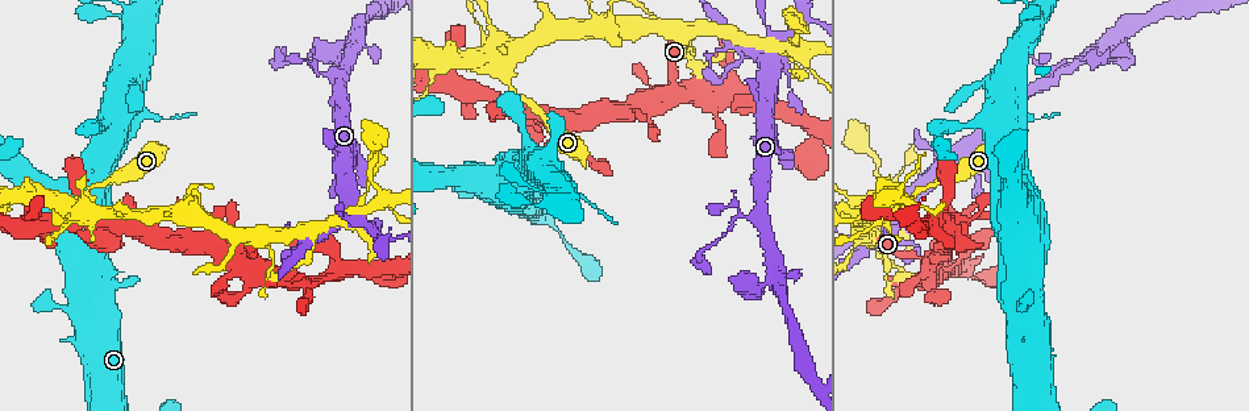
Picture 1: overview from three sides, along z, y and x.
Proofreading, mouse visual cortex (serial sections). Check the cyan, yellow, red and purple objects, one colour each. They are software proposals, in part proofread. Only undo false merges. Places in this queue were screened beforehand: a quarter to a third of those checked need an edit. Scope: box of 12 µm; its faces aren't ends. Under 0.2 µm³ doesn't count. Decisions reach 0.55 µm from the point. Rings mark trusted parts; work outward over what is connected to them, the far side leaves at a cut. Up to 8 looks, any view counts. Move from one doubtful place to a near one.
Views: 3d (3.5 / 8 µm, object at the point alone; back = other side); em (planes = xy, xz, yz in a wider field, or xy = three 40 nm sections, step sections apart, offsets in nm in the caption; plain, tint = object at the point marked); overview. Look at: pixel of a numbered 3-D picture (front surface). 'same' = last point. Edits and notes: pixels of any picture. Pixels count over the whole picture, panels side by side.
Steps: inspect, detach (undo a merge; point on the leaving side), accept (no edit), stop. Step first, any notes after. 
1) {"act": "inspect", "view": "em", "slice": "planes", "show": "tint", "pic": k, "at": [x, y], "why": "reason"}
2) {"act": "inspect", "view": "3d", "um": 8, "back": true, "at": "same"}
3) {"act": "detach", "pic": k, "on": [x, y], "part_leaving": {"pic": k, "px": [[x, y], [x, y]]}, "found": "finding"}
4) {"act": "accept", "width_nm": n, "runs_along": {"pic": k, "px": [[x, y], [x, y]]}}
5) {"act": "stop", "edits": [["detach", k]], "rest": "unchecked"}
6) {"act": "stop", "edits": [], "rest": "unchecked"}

{"act": "inspect", "view": "3d", "um": 3.5, "pic": 1, "at": [653, 25], "why": "arms part here"}

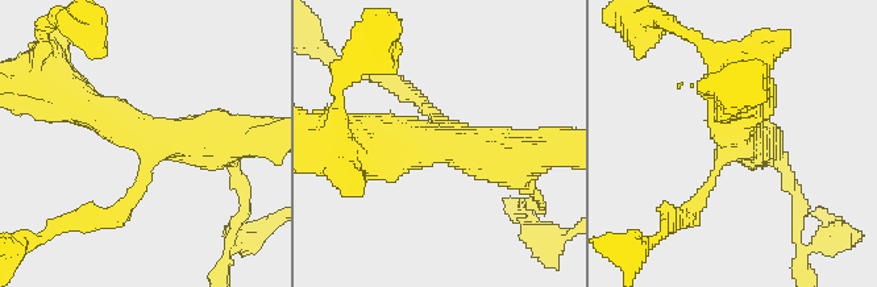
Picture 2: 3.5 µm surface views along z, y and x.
{"act": "inspect", "view": "em", "slice": "xy", "step": 3, "show": "tint", "pic": 2, "at": [737, 133], "arms": 3, "arm_widths_nm": [150, 450, 600], "why": "need the tissue"}

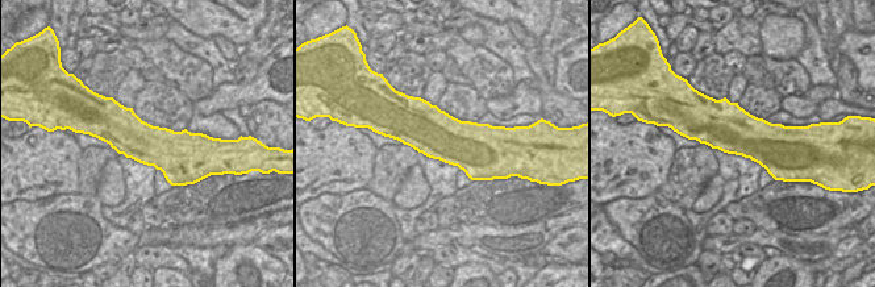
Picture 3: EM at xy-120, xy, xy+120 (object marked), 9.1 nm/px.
{"act": "accept", "runs_along": {"pic": 2, "px": [[69, 98], [129, 130], [229, 138]]}, "found": "all the same cell"}

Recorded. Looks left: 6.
{"act": "inspect", "view": "3d", "um": 3.5, "pic": 1, "at": [381, 199], "why": "thick turns thin"}

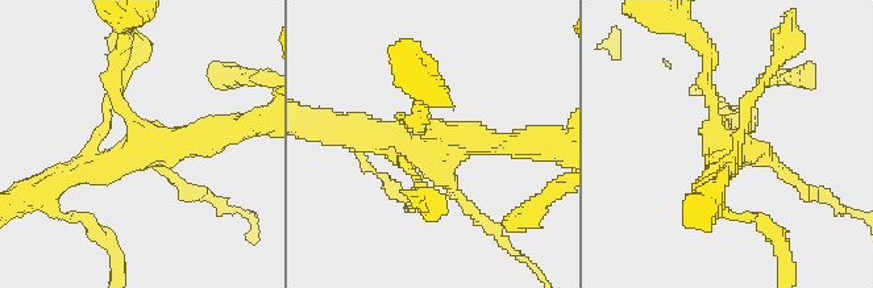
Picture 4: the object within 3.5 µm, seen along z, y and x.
{"act": "inspect", "view": "em", "slice": "xy", "step": 3, "show": "tint", "pic": 4, "at": [136, 146], "why": "shape alone is not enough"}

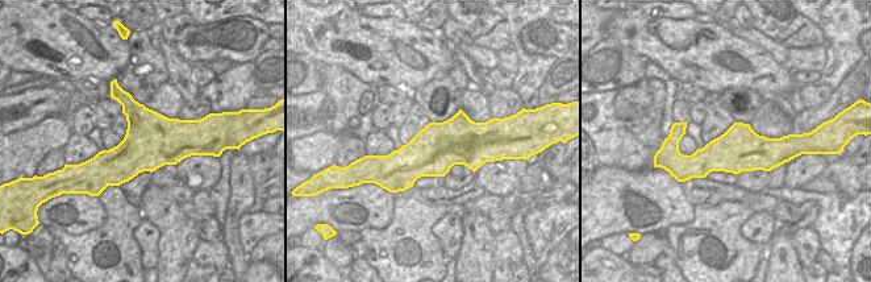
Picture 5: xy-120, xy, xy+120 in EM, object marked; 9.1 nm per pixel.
{"act": "accept", "width_nm": 440, "runs_along": {"pic": 4, "px": [[61, 183], [137, 146], [113, 70]]}, "found": "continuous, no second cell"}

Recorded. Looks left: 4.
{"act": "inspect", "view": "3d", "um": 3.5, "pic": 1, "at": [557, 202], "why": "calibre changes"}

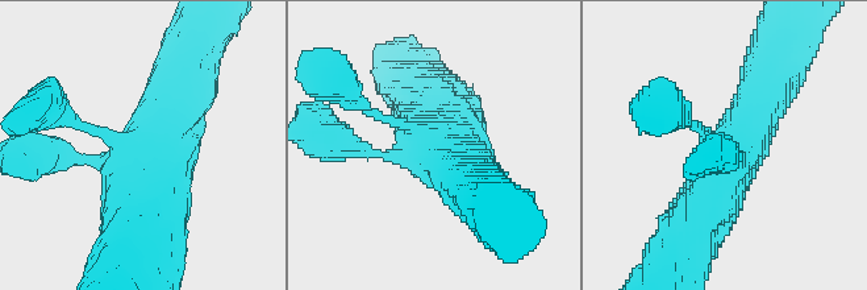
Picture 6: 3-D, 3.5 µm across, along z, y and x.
{"act": "inspect", "view": "em", "slice": "xy", "step": 3, "show": "tint", "pic": 6, "at": [138, 169]}

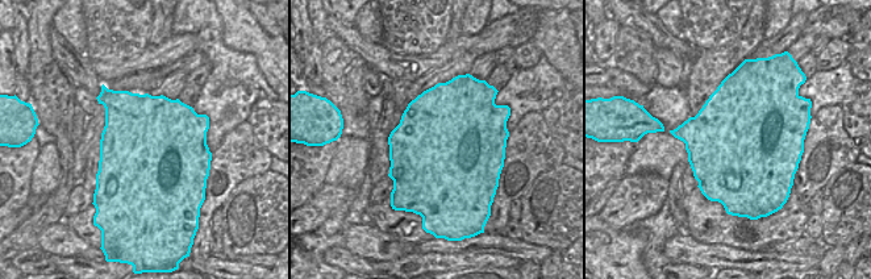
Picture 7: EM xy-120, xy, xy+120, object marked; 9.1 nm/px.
{"act": "inspect", "view": "em", "slice": "planes", "show": "tint", "at": "same"}

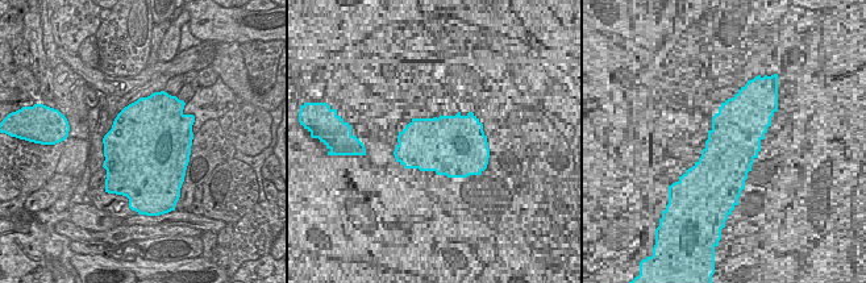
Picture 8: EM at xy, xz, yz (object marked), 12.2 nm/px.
{"act": "accept", "runs_along": {"pic": 6, "px": [[140, 241], [136, 165], [55, 157]]}, "found": "all the same cell"}

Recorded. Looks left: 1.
{"act": "stop", "edits": [], "rest": "unchecked"}

